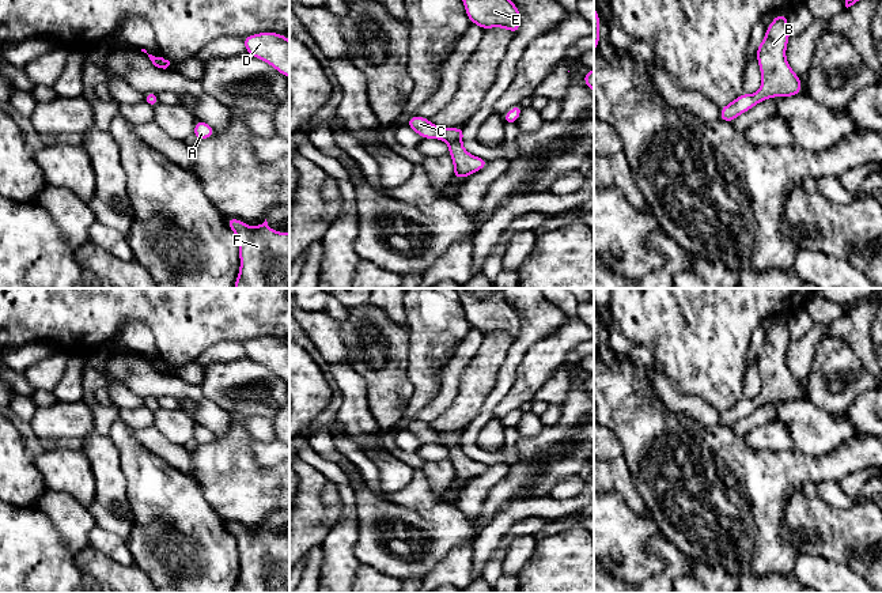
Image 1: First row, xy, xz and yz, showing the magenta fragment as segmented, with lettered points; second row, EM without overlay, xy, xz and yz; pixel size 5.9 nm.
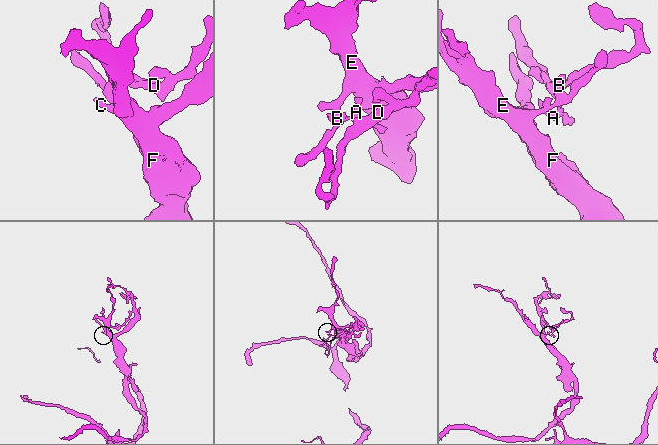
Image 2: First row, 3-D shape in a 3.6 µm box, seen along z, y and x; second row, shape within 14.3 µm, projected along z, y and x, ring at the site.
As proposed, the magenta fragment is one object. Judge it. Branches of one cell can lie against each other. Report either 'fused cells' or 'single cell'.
single cell

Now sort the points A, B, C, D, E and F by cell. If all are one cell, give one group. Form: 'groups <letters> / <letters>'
groups A B C D E F

